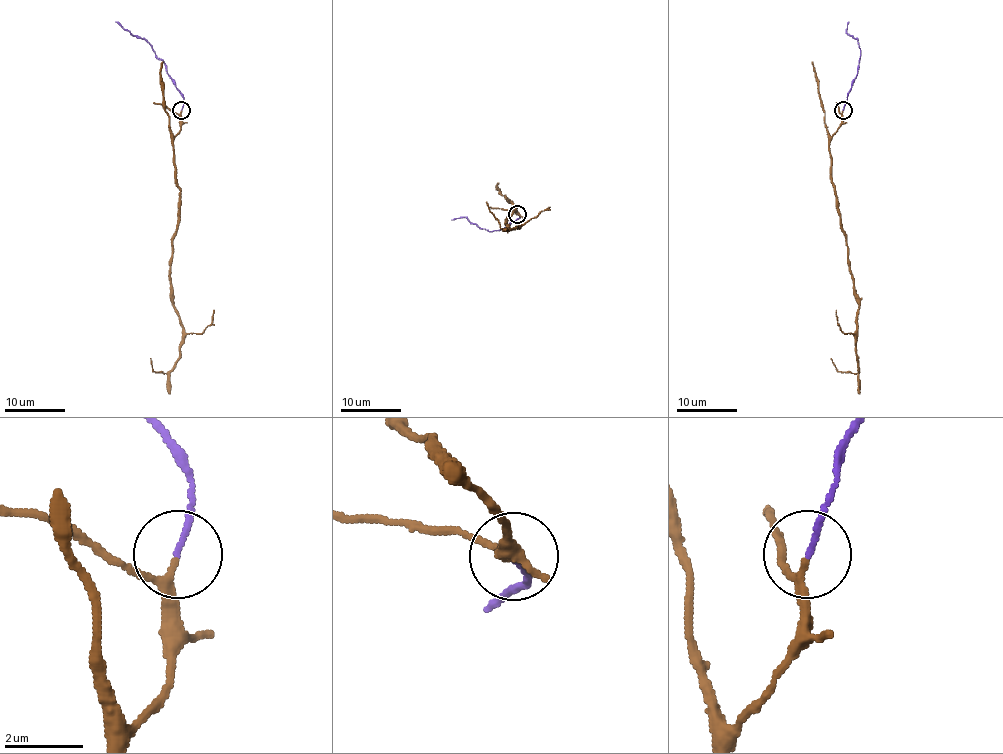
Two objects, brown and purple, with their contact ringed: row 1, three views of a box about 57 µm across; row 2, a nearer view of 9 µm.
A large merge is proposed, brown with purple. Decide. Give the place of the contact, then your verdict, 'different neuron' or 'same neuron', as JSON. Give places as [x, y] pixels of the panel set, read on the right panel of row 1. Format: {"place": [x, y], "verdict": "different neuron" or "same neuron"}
{"place": [843, 110], "verdict": "same neuron"}

